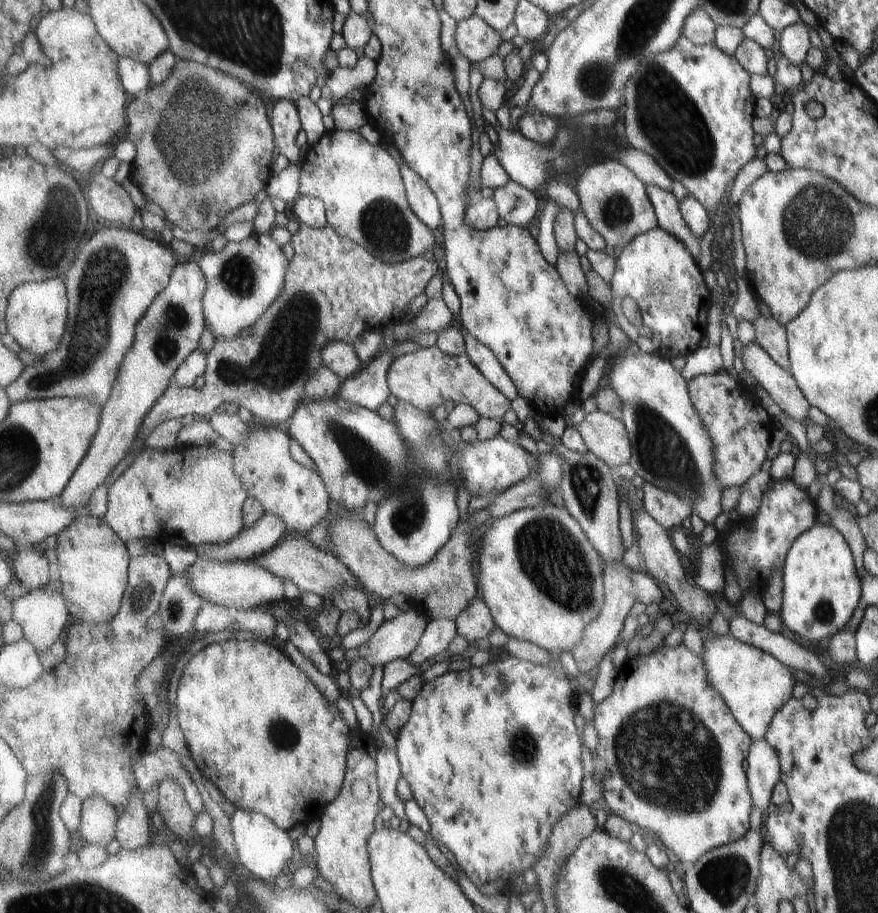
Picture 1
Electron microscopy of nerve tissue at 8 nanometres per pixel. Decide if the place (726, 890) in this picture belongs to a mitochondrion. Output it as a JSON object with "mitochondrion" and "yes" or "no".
{"mitochondrion":"yes"}

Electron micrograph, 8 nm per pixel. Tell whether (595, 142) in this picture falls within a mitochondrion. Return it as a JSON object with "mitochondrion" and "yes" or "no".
{"mitochondrion":"no"}

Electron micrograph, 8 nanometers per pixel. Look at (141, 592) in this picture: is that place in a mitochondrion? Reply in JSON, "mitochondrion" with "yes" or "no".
{"mitochondrion":"yes"}

